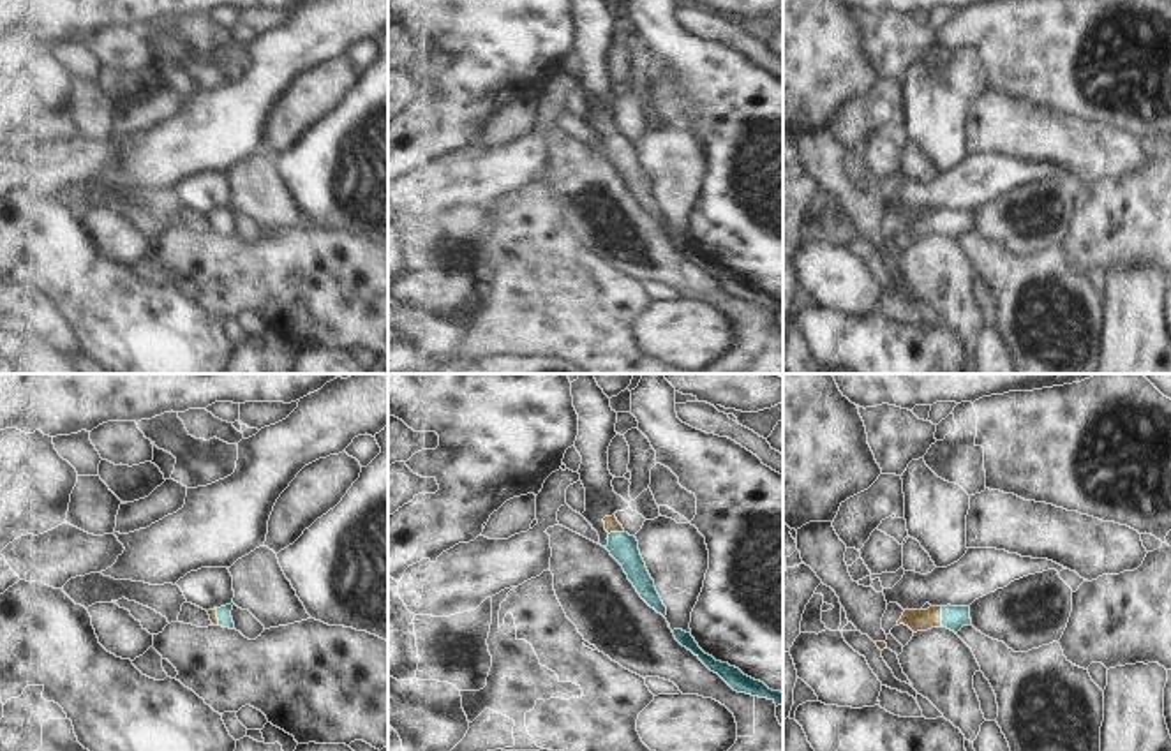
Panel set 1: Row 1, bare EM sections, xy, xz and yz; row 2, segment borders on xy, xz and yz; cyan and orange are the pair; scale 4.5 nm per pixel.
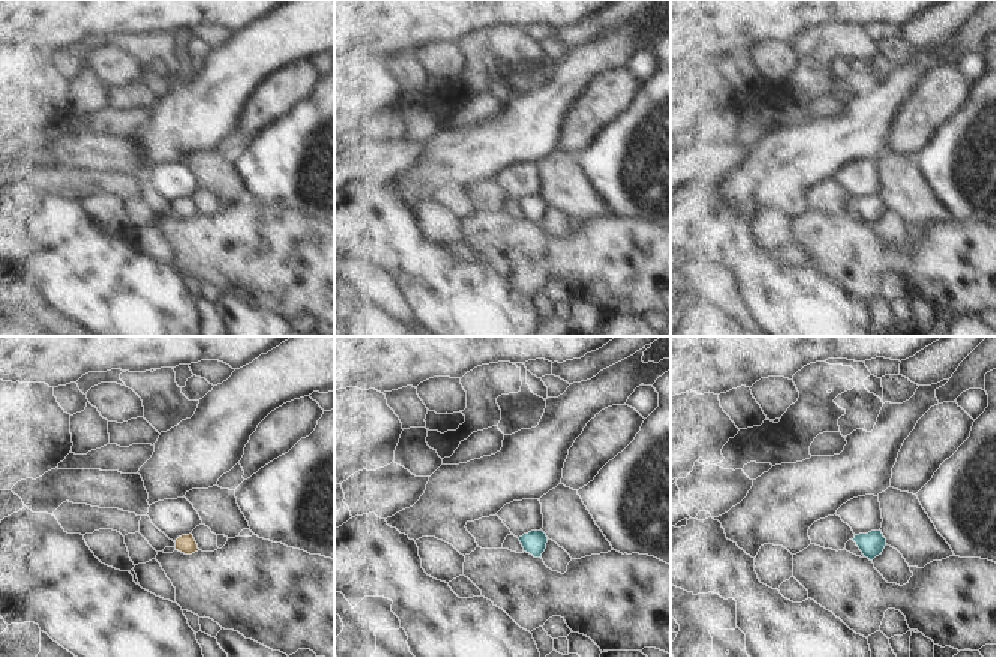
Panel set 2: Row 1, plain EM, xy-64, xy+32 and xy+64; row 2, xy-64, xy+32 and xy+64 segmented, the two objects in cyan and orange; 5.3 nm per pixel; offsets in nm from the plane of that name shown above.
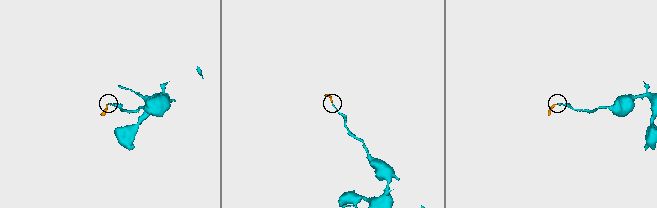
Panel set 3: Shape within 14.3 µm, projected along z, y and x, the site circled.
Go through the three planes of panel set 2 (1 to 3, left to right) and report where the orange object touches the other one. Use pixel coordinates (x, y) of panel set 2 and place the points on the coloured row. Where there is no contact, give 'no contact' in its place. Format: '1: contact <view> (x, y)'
1: no contact
2: no contact
3: no contact

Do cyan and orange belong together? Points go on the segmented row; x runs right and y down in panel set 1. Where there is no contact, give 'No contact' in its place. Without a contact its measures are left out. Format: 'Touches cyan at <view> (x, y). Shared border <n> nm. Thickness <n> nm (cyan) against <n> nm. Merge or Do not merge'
Touches cyan at yz (942, 616). Shared border 90 nm. Thickness 110 nm (cyan) against 100 nm. Merge

